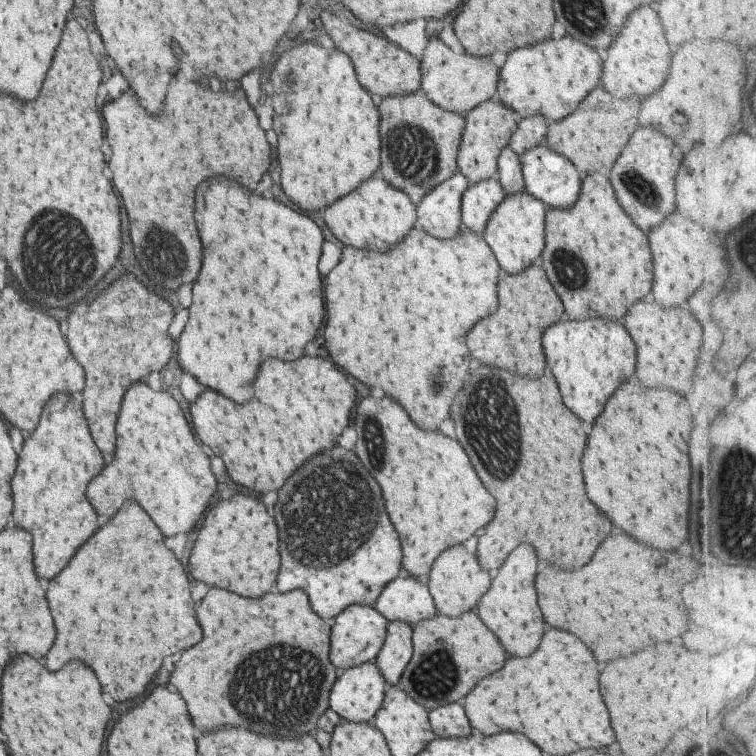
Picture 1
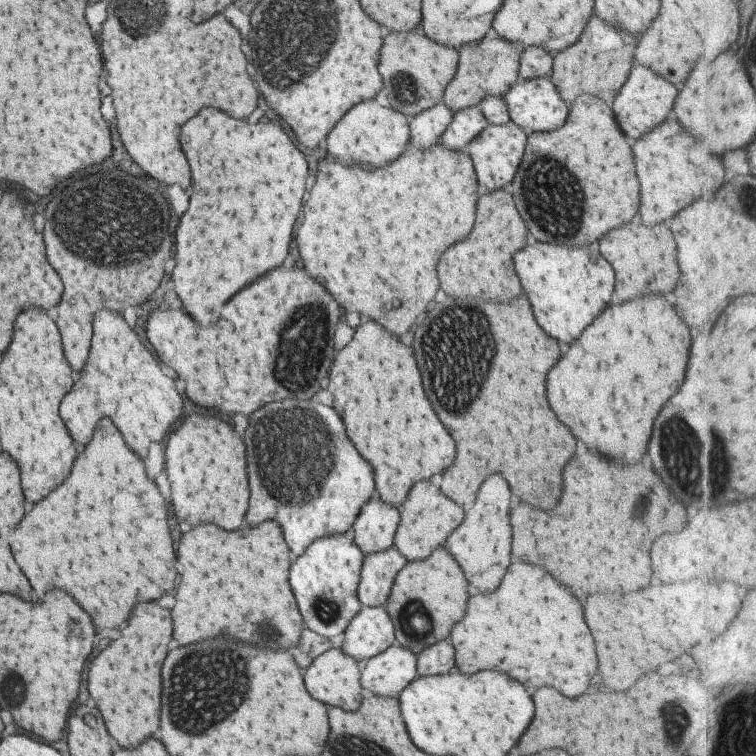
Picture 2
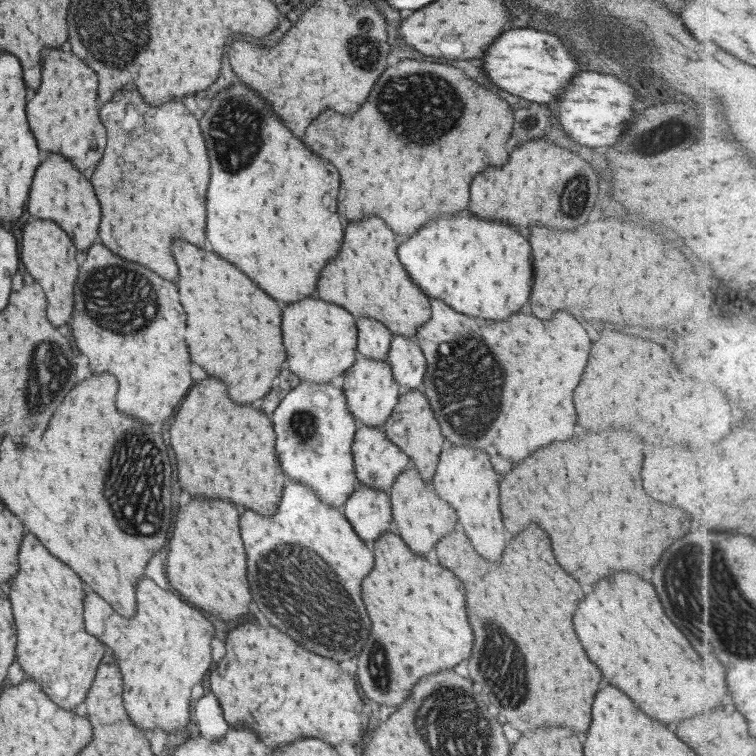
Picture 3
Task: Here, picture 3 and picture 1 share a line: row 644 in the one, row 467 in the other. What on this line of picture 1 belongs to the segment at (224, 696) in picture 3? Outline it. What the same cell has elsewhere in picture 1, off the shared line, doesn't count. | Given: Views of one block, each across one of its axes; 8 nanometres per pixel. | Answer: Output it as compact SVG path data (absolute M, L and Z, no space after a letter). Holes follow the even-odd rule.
M299 358L291 364L265 360L249 404L239 406L217 392L205 392L189 406L189 416L195 436L217 450L213 454L223 460L229 478L255 494L265 494L277 492L307 458L333 448L353 404L353 386L329 362L319 358Z

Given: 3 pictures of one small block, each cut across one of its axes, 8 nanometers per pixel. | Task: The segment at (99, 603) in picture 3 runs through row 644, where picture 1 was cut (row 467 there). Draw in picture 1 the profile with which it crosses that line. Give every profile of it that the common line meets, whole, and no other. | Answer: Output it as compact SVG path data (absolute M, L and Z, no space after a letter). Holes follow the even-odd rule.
M144 381L133 383L123 395L115 434L113 462L87 486L87 498L93 510L111 518L125 500L135 500L153 518L165 538L189 532L203 516L215 492L215 478L209 470L207 456L201 452L197 440L191 438L177 402L163 388L161 392L151 392Z

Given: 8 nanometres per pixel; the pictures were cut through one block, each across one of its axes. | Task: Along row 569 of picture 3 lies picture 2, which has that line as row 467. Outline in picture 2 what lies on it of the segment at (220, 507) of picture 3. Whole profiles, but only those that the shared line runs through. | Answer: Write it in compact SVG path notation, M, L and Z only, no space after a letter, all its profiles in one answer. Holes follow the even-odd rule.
M191 414L181 426L177 426L165 444L165 474L171 488L171 506L177 522L187 522L191 526L201 522L213 522L223 530L235 530L241 526L241 520L247 510L247 474L245 474L245 448L241 438L233 432L229 424L213 416Z

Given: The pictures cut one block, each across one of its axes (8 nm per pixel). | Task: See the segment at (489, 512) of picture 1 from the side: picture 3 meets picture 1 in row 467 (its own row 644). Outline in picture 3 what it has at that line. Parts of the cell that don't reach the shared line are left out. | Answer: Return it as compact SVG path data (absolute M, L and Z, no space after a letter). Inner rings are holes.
M385 532L373 544L373 568L361 580L361 600L371 620L369 642L385 646L363 646L357 656L357 684L367 698L379 704L401 704L409 694L407 690L417 678L437 672L441 668L453 668L457 662L469 656L473 636L463 610L461 582L453 578L453 572L439 564L429 564L425 558L415 556L395 532ZM385 690L397 690L401 694L381 694Z

